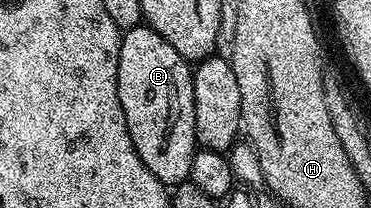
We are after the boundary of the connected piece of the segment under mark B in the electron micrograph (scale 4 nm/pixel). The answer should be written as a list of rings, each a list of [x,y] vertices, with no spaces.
[[[150,27],[129,28],[120,45],[118,96],[132,145],[136,145],[136,153],[140,153],[140,161],[148,165],[161,183],[177,185],[187,182],[196,150],[191,64]]]

